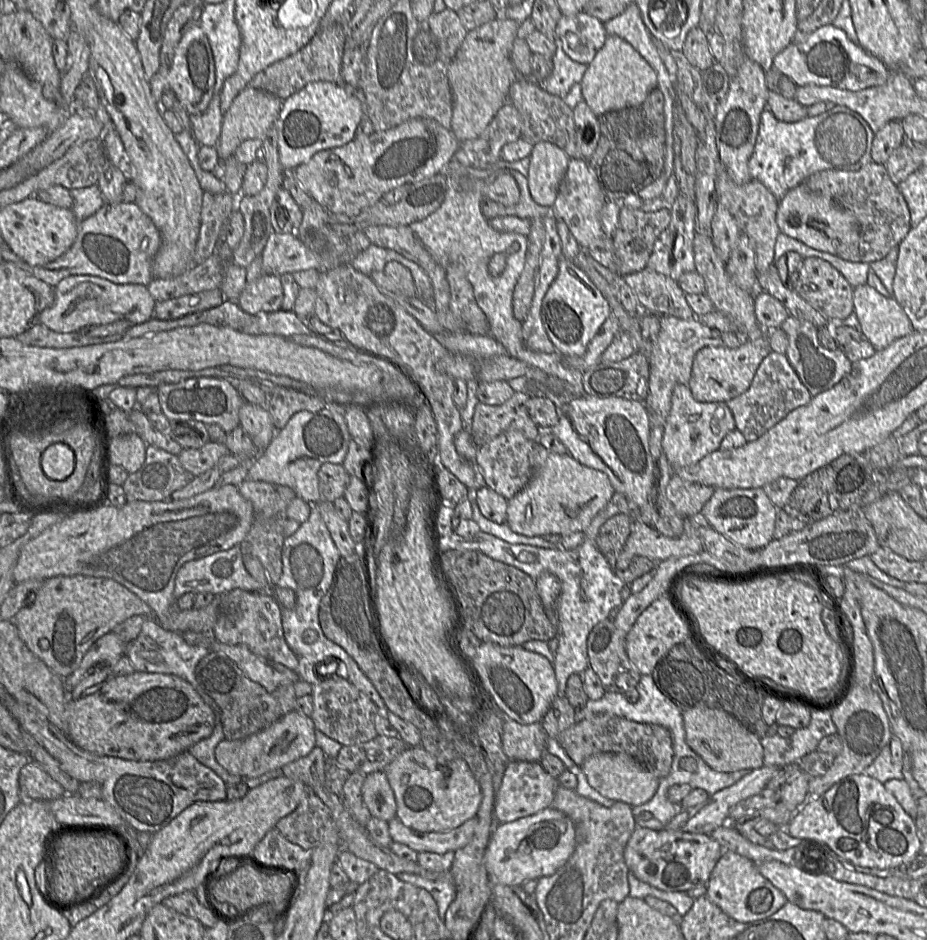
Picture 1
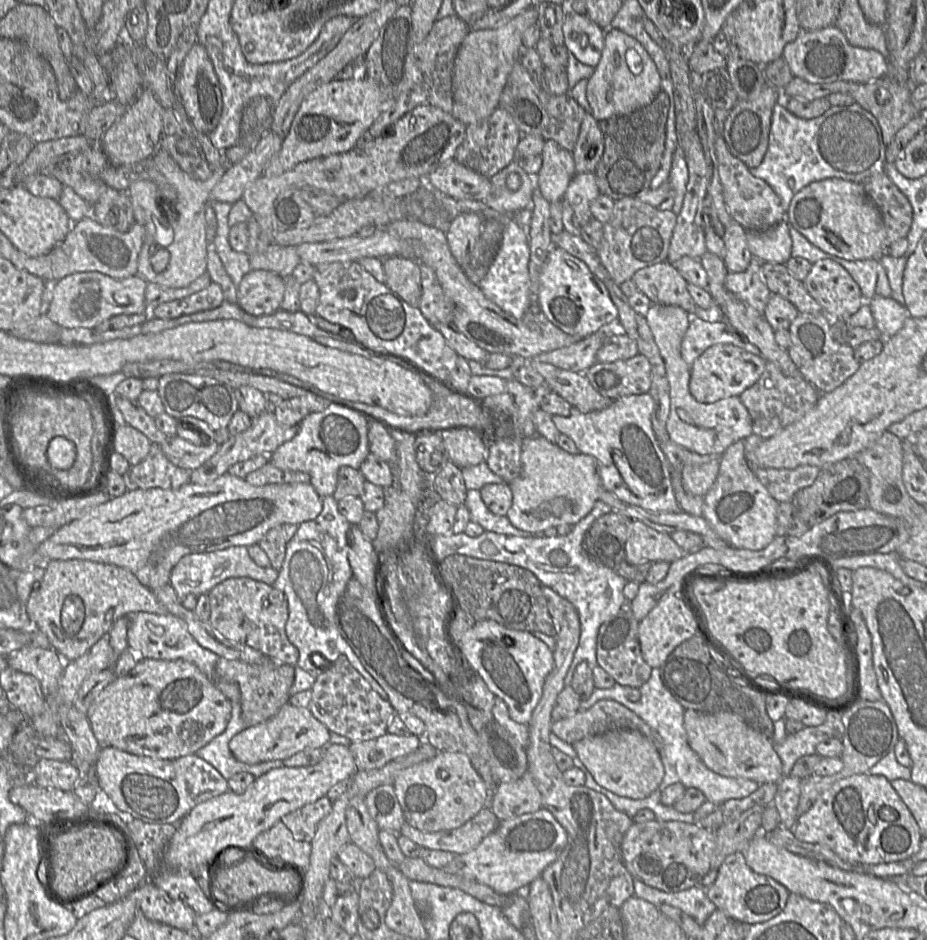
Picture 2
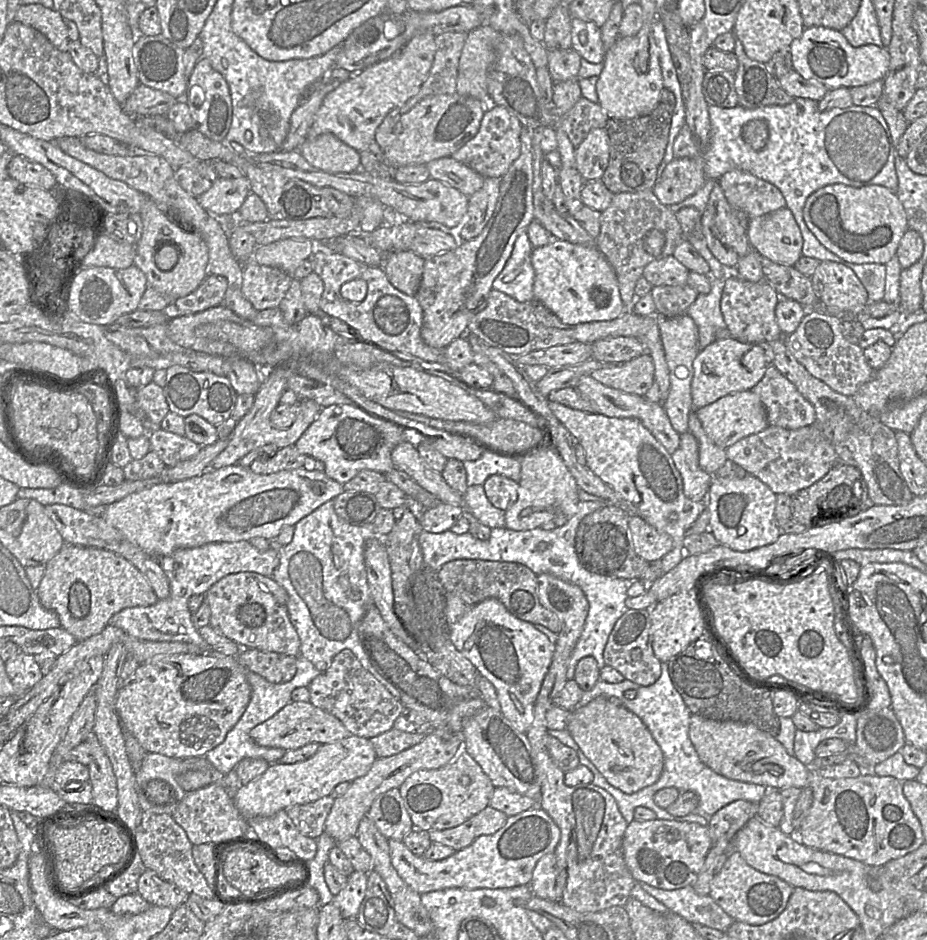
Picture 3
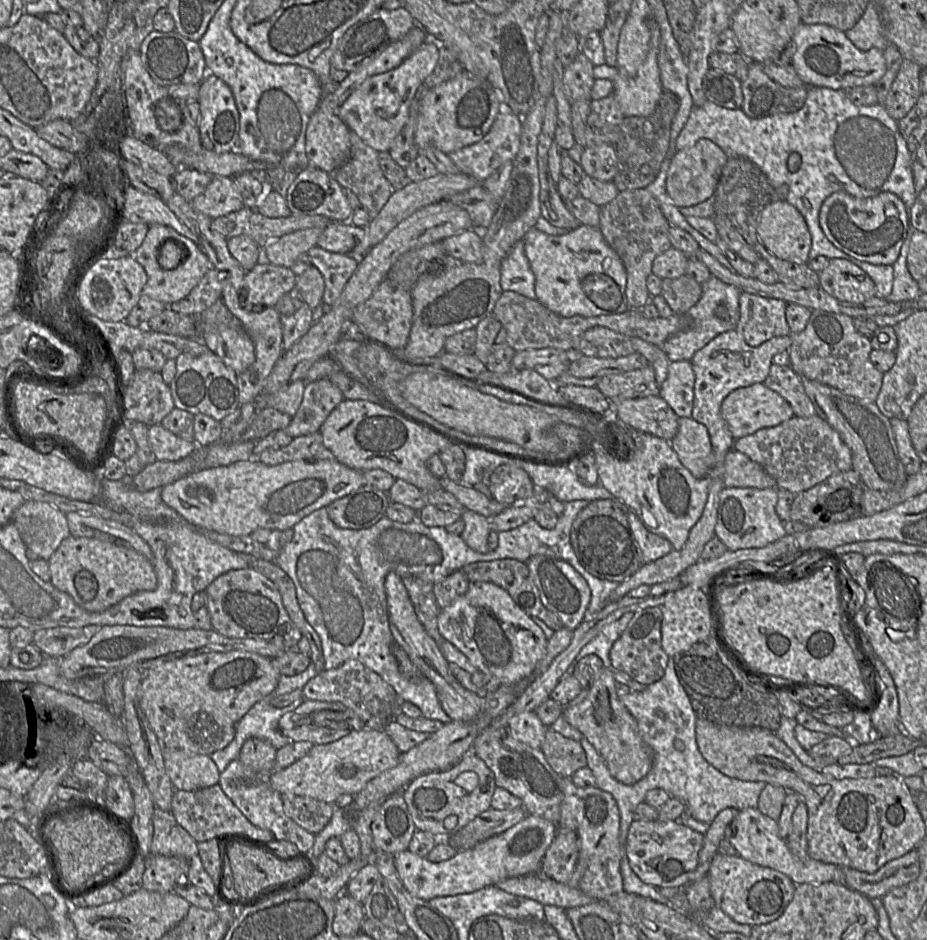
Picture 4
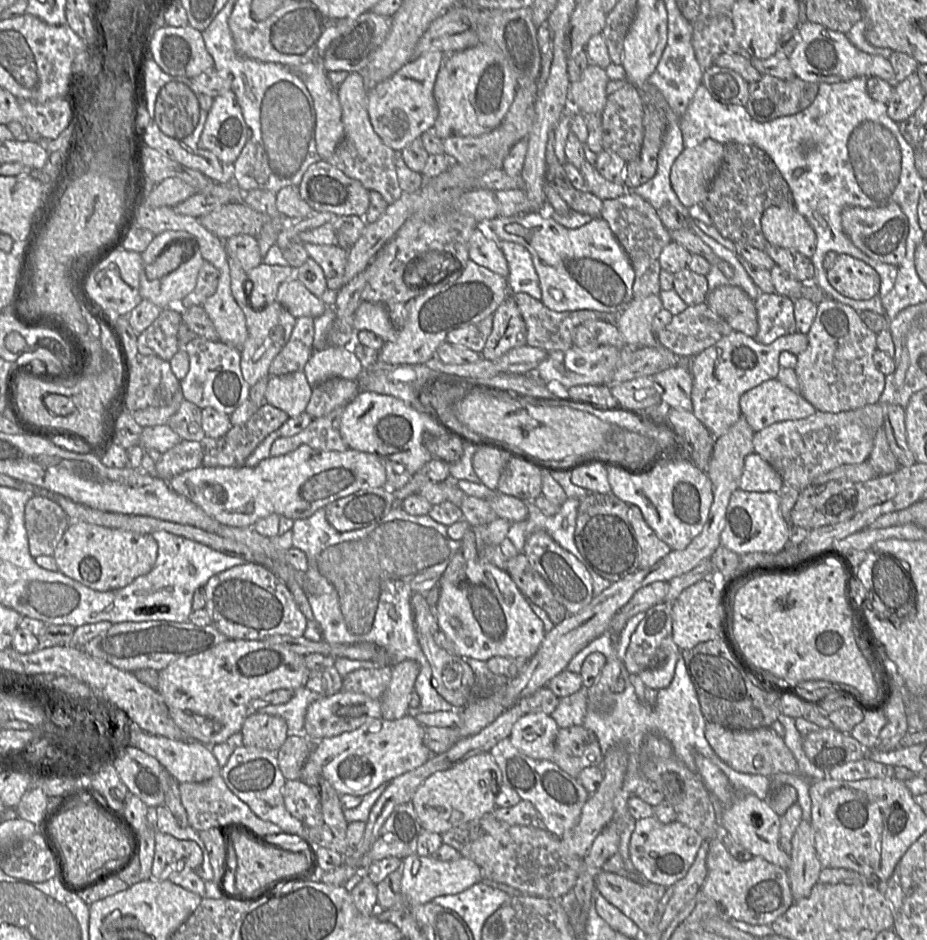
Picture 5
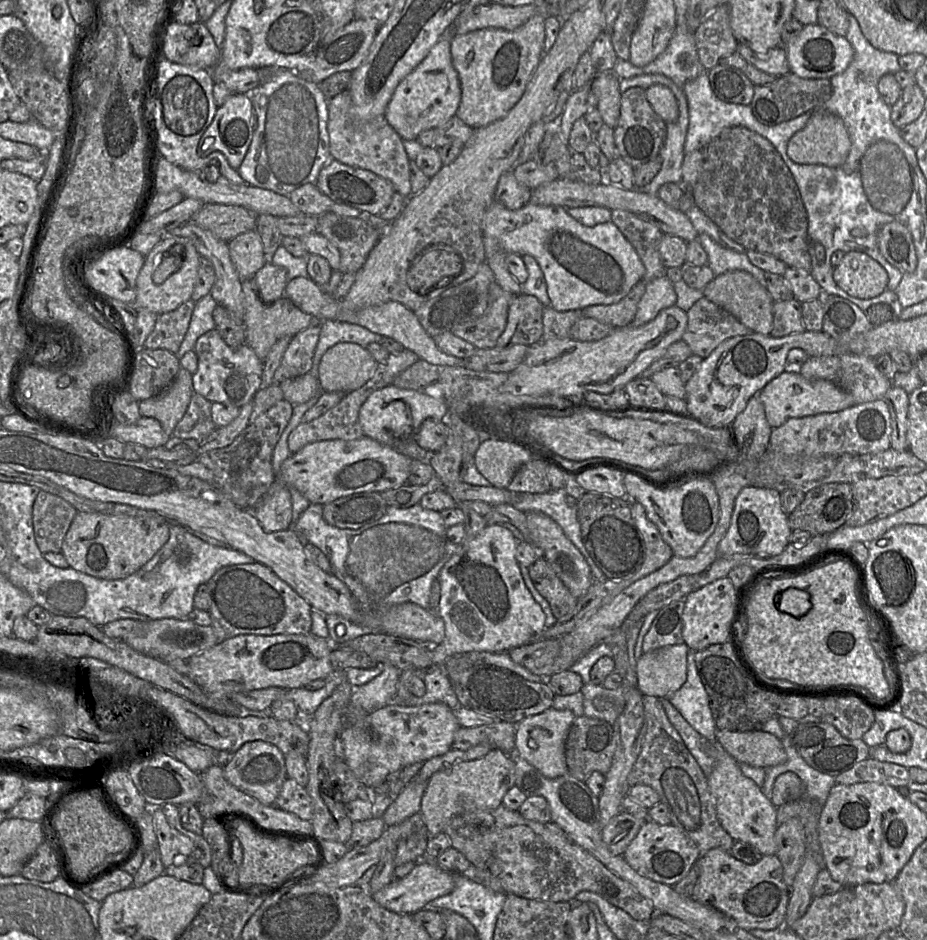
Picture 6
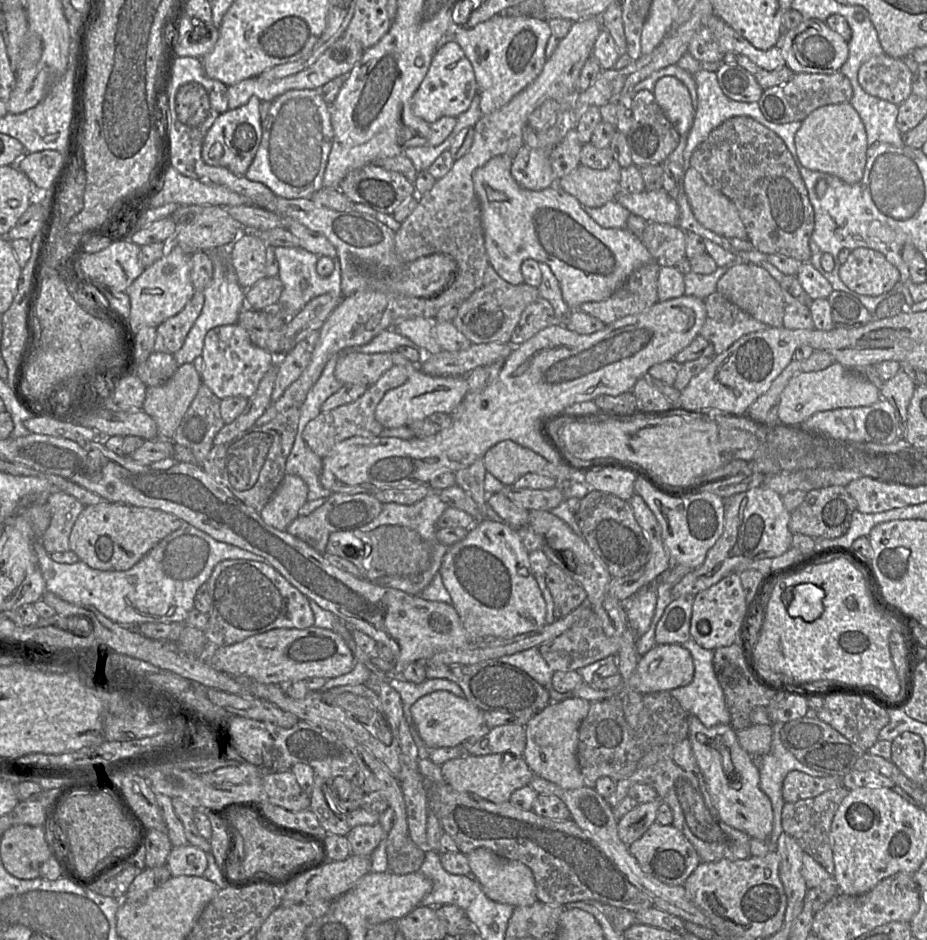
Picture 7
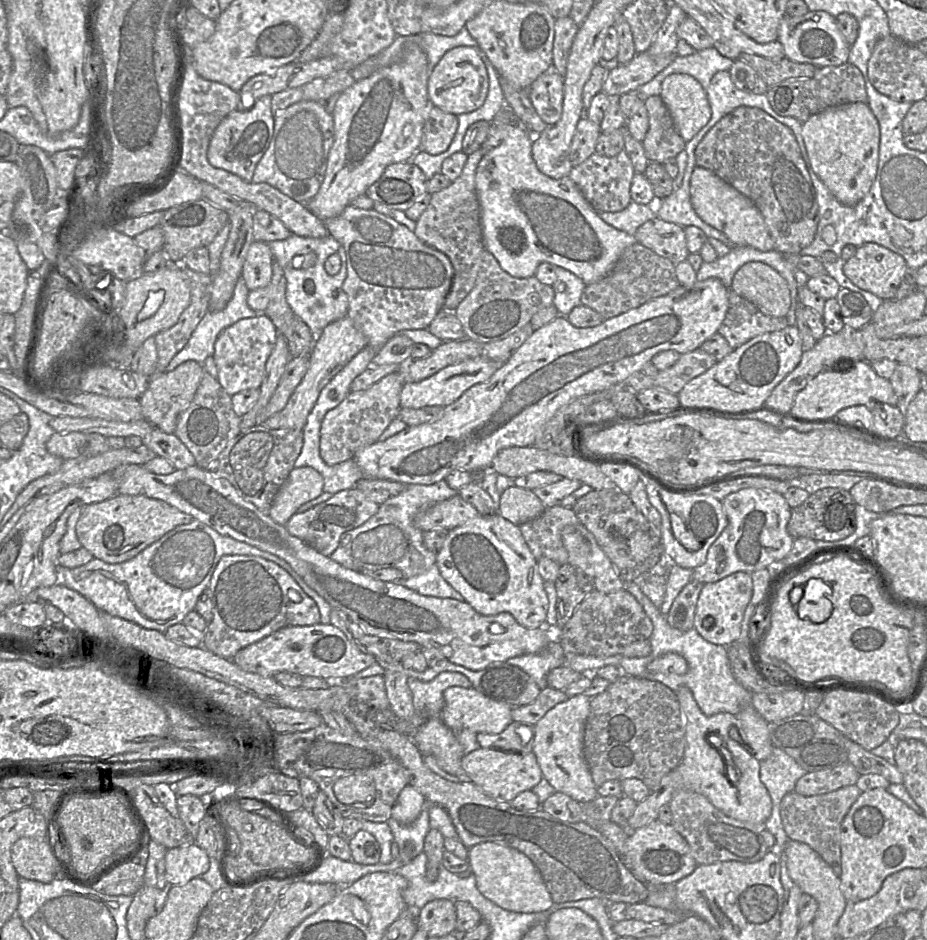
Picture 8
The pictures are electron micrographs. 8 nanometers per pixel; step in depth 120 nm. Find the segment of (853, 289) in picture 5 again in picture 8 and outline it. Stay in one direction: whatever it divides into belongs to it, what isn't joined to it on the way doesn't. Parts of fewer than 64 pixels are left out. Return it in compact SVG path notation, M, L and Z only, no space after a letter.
M874 242L857 247L843 265L843 273L856 286L883 300L894 298L907 272L901 255Z

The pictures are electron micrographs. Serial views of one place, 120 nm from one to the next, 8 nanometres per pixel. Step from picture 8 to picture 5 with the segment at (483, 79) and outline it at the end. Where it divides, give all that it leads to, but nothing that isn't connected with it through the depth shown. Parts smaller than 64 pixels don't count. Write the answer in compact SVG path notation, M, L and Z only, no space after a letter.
M440 50L424 52L368 90L367 112L371 125L383 143L394 151L400 152L414 139L433 128L438 116L433 88L445 55Z

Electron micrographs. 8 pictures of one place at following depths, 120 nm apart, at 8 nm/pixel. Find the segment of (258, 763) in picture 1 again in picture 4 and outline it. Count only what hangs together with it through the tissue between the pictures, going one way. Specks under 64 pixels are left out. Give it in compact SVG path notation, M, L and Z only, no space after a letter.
M305 700L295 710L284 714L278 723L283 735L293 742L307 741L312 744L328 744L362 729L359 717L340 702Z

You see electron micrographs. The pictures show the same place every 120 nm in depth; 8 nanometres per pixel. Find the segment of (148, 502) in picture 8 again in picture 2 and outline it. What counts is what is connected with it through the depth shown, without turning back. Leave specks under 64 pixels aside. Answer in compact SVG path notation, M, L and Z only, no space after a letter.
M81 559L46 561L44 576L40 582L34 583L24 605L34 627L47 636L51 648L56 650L64 661L72 661L84 655L103 635L108 634L112 625L123 616L137 612L167 613L154 592L144 586L128 569Z

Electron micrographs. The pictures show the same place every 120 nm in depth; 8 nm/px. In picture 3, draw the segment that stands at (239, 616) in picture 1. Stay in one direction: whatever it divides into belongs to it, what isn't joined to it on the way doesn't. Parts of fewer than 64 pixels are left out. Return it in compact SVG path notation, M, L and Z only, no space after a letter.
M255 572L230 574L212 585L205 594L211 610L210 626L239 644L242 649L257 649L298 657L300 639L288 615L288 593L272 576Z

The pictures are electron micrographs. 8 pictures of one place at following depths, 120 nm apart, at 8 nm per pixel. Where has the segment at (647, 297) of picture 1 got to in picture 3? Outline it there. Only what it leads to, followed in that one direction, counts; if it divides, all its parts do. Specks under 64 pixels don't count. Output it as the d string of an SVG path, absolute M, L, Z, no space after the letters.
M670 255L646 265L642 277L653 287L661 285L677 286L687 284L689 272L673 255Z

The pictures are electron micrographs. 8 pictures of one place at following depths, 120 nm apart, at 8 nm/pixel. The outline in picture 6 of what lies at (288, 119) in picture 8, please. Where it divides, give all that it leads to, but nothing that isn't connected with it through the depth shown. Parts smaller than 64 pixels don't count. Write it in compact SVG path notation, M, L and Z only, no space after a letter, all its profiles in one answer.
M280 69L272 80L244 94L251 100L257 119L251 144L237 169L244 182L283 196L288 196L304 184L315 183L319 172L331 159L327 130L327 99L318 84L301 78L294 71Z

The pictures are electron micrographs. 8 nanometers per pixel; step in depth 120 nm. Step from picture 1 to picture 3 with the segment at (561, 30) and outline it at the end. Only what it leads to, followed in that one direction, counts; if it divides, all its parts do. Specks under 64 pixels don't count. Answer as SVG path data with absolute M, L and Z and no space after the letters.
M572 18L571 48L590 63L603 63L605 49L601 38L601 28L593 22Z

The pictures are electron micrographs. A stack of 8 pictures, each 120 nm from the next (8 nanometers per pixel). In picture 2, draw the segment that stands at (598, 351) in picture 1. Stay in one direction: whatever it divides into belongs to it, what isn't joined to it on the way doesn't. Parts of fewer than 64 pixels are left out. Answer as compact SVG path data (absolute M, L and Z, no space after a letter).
M599 329L569 346L541 353L535 359L564 370L584 373L597 362L596 354L611 332L613 329Z

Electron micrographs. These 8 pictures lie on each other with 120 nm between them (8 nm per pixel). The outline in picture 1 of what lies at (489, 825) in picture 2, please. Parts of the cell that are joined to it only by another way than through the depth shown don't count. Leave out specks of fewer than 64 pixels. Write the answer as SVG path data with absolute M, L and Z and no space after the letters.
M476 817L450 831L419 832L401 823L398 818L388 821L389 834L393 842L407 845L416 852L444 854L456 851L472 839L478 820Z

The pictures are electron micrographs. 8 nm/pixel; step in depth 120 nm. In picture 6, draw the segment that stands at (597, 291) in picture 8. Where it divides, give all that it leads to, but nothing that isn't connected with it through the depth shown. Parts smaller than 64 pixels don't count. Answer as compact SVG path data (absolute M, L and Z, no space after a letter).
M641 279L622 300L610 305L591 305L582 309L583 316L620 328L631 324L637 306L646 290L647 282Z

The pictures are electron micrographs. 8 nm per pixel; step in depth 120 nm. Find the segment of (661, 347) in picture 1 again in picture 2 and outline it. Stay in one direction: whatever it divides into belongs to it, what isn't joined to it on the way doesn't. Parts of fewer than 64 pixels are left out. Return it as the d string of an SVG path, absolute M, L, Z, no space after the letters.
M691 316L689 327L681 342L681 357L692 367L694 361L709 347L716 344L730 344L754 355L761 356L759 349L721 318L710 323Z

